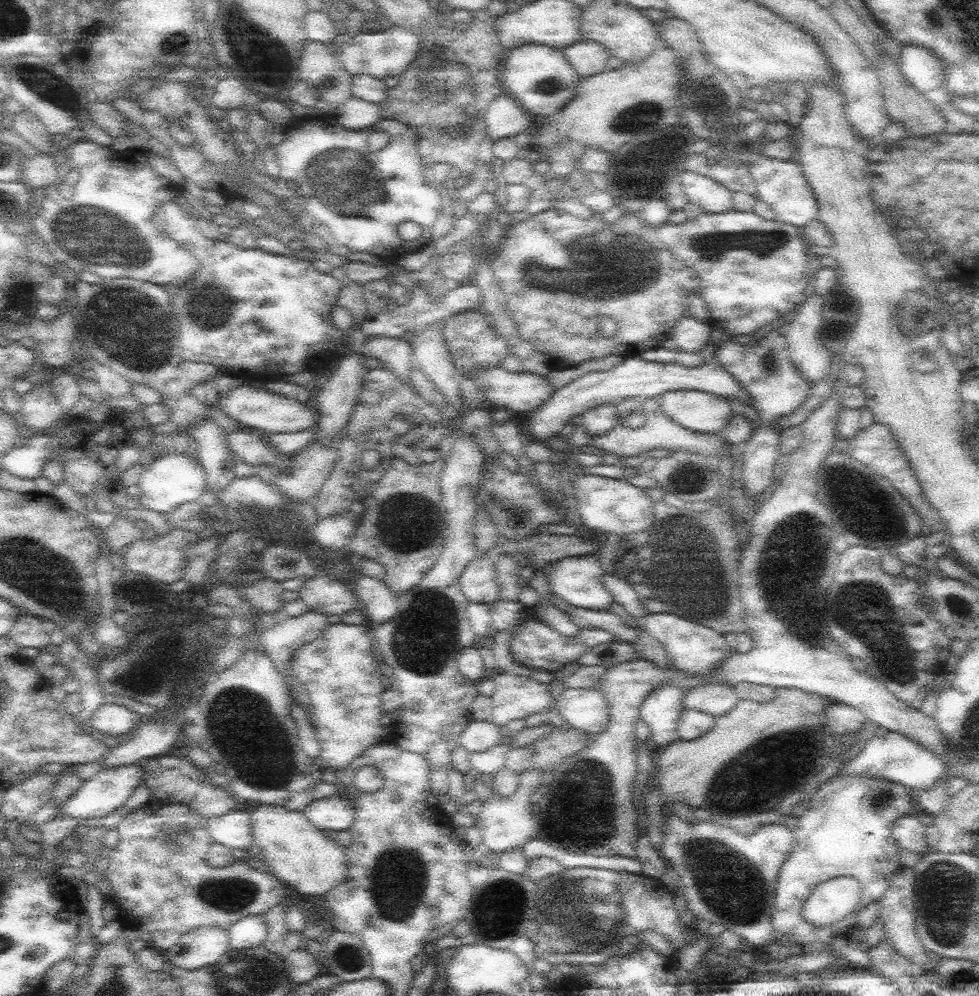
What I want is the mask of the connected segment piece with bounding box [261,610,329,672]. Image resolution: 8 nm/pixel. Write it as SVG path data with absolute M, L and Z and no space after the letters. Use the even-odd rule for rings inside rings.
M309 610L298 618L287 618L261 632L261 645L278 672L289 672L293 654L305 644L323 635L328 615Z

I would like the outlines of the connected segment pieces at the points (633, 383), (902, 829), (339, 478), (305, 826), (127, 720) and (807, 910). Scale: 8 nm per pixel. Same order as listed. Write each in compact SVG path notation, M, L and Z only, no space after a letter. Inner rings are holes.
M714 344L712 360L694 368L688 368L683 364L671 361L669 363L646 362L637 355L623 359L621 364L618 363L608 371L587 373L558 389L538 411L527 414L525 421L522 422L522 427L530 438L547 441L553 436L558 436L573 417L582 416L597 406L610 403L618 405L623 400L634 397L642 397L643 399L651 396L661 397L665 392L675 390L701 390L724 399L737 398L738 402L752 406L747 390L733 374L730 374L720 364L717 354L718 348L720 346Z
M915 814L902 816L894 824L894 839L896 839L896 842L898 842L901 848L922 855L928 848L926 830L927 827Z
M387 368L370 369L363 380L361 402L352 414L352 419L344 430L344 438L338 446L340 458L316 496L315 507L319 516L317 524L328 515L349 513L348 506L352 500L346 488L357 492L360 480L375 483L395 457L388 442L395 440L404 442L409 447L416 446L421 438L428 436L428 432L442 422L443 410L438 409L436 405L427 403L422 398L415 385L405 383ZM366 449L379 451L381 458L378 466L366 469L362 465L362 454Z
M258 805L258 806L249 806L245 807L250 811L250 828L252 828L252 840L254 841L255 850L262 850L261 860L268 864L272 868L273 875L276 878L279 878L282 882L286 882L294 887L299 893L309 896L320 896L323 894L328 894L332 889L338 887L340 882L344 882L347 875L347 856L345 853L346 847L343 847L338 841L333 841L328 836L322 834L320 828L314 827L314 824L304 816L303 811L290 811L286 807L278 805Z
M107 701L94 712L90 724L102 734L129 736L140 725L140 716L122 704Z
M838 876L823 882L804 904L802 916L819 927L841 921L858 906L861 892L854 877Z

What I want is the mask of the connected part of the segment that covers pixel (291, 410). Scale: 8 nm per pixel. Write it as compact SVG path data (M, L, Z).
M244 383L224 395L218 395L220 402L218 408L228 417L264 433L302 432L302 430L315 428L318 423L318 409L296 399L286 398L282 394L268 391L266 388L250 387Z

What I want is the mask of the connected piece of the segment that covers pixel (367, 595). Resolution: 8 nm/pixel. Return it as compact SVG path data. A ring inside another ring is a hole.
M364 576L357 580L355 594L366 610L372 628L387 623L399 609L399 596L387 587L387 584L373 576Z

